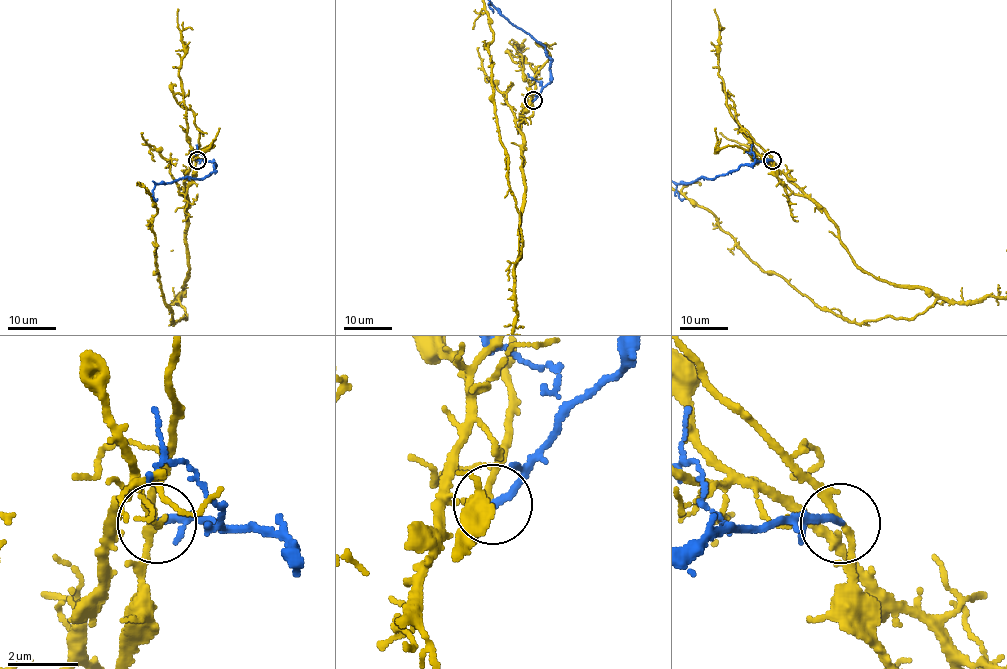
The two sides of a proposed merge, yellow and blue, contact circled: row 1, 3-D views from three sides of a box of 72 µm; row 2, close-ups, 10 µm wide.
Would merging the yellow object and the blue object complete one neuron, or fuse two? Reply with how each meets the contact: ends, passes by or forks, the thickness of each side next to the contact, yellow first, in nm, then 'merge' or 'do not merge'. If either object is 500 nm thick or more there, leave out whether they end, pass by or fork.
yellow passes by; blue ends; calibres 190 and 180 nm; do not merge

